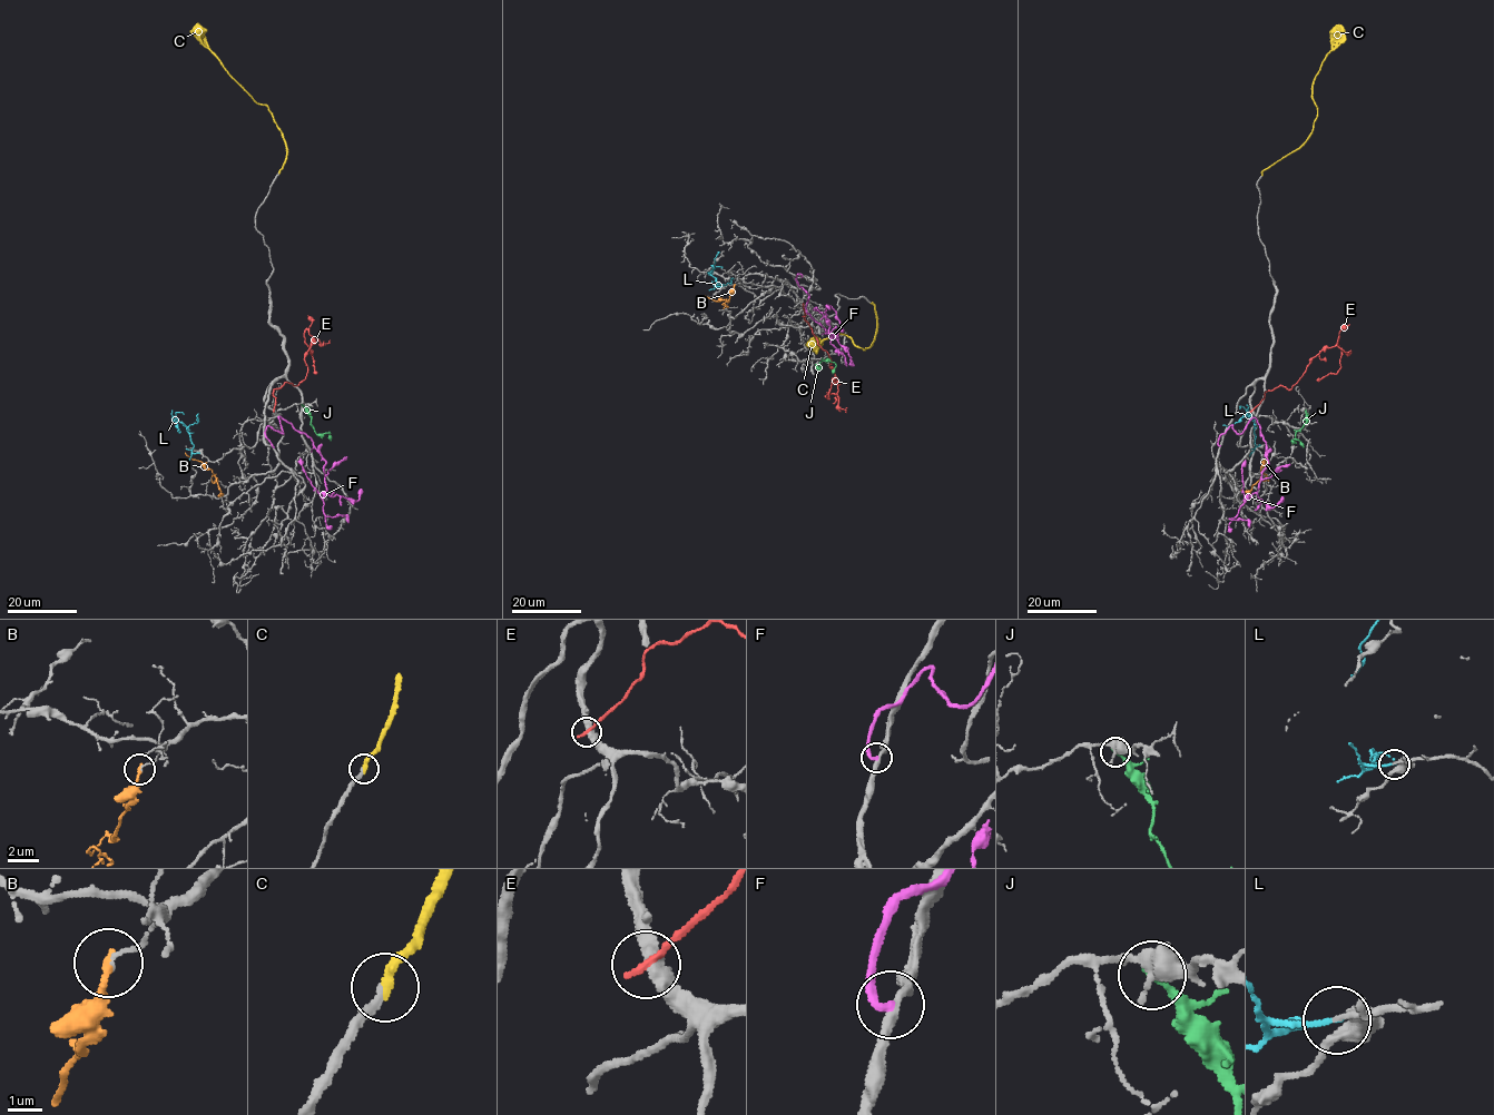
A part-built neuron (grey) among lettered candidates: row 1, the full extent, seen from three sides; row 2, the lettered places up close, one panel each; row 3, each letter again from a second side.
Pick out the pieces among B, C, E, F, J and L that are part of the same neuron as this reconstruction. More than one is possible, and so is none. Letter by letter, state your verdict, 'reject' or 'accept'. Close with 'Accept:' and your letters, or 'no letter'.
B: reject
C: accept
E: reject
F: reject
J: reject
L: accept
Accept: C, L

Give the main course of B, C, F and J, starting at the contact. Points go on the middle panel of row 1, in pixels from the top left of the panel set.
B: (734, 285), (728, 301), (717, 302), (705, 296)
C: (871, 303), (877, 327), (870, 347), (855, 346), (849, 337), (837, 333), (814, 343)
F: (802, 277), (796, 278), (808, 295), (806, 311), (832, 338), (828, 306), (841, 332)
J: (816, 365), (819, 368), (822, 359), (829, 359), (835, 364), (832, 374)

